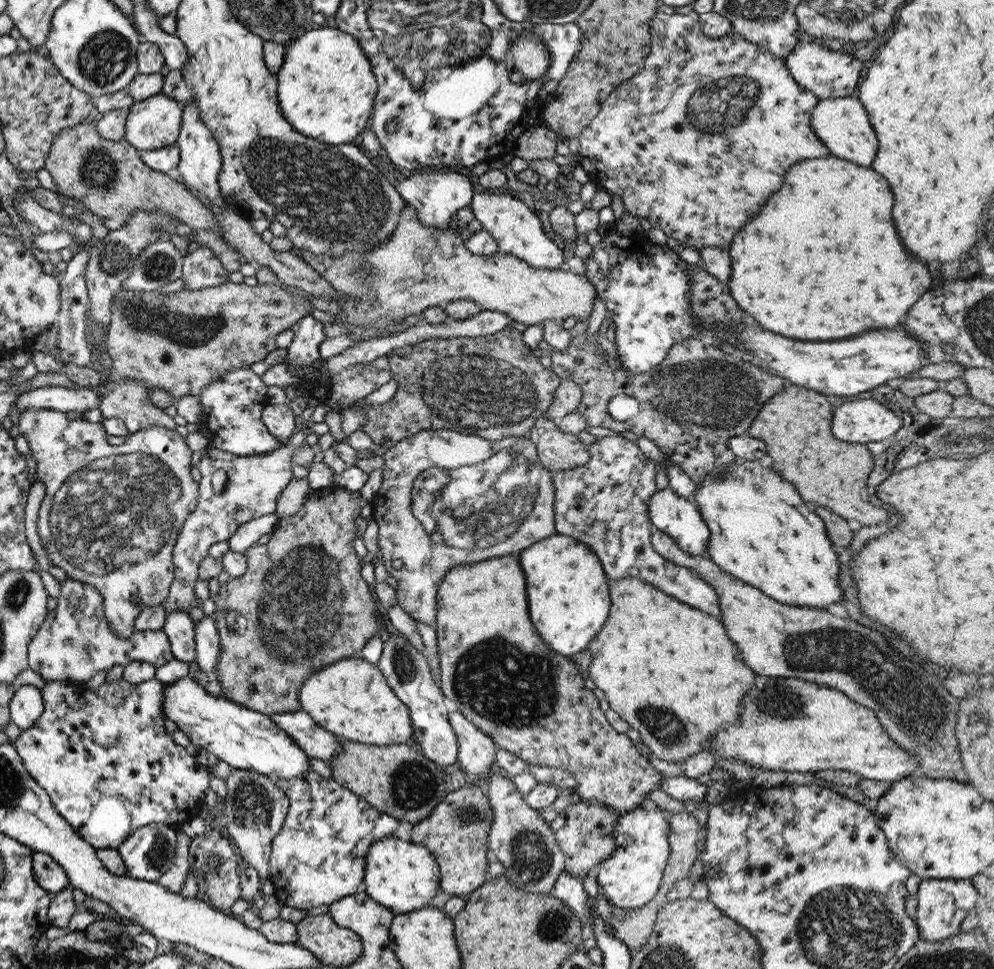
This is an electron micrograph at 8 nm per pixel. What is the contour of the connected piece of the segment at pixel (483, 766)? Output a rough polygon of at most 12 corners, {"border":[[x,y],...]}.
{"border":[[458,712],[456,766],[480,781],[495,769],[495,744]]}

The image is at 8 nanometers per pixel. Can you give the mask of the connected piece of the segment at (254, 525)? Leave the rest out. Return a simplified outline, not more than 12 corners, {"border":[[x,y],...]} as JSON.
{"border":[[271,513],[239,525],[226,540],[242,553],[270,534],[278,518]]}

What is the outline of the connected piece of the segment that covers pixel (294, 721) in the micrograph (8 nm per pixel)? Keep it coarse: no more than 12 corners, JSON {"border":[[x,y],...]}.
{"border":[[305,712],[269,715],[298,748],[325,762],[342,738],[315,724]]}

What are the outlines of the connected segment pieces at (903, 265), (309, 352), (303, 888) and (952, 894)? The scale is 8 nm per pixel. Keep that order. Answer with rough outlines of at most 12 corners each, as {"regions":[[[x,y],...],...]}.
{"regions":[[[801,160],[731,238],[728,292],[811,342],[930,288],[883,176]],[[312,315],[290,327],[293,340],[284,362],[299,373],[321,364],[317,348],[326,339]],[[311,769],[271,841],[279,905],[362,889],[367,848],[398,821]],[[921,879],[918,938],[945,940],[975,906],[968,880]]]}

